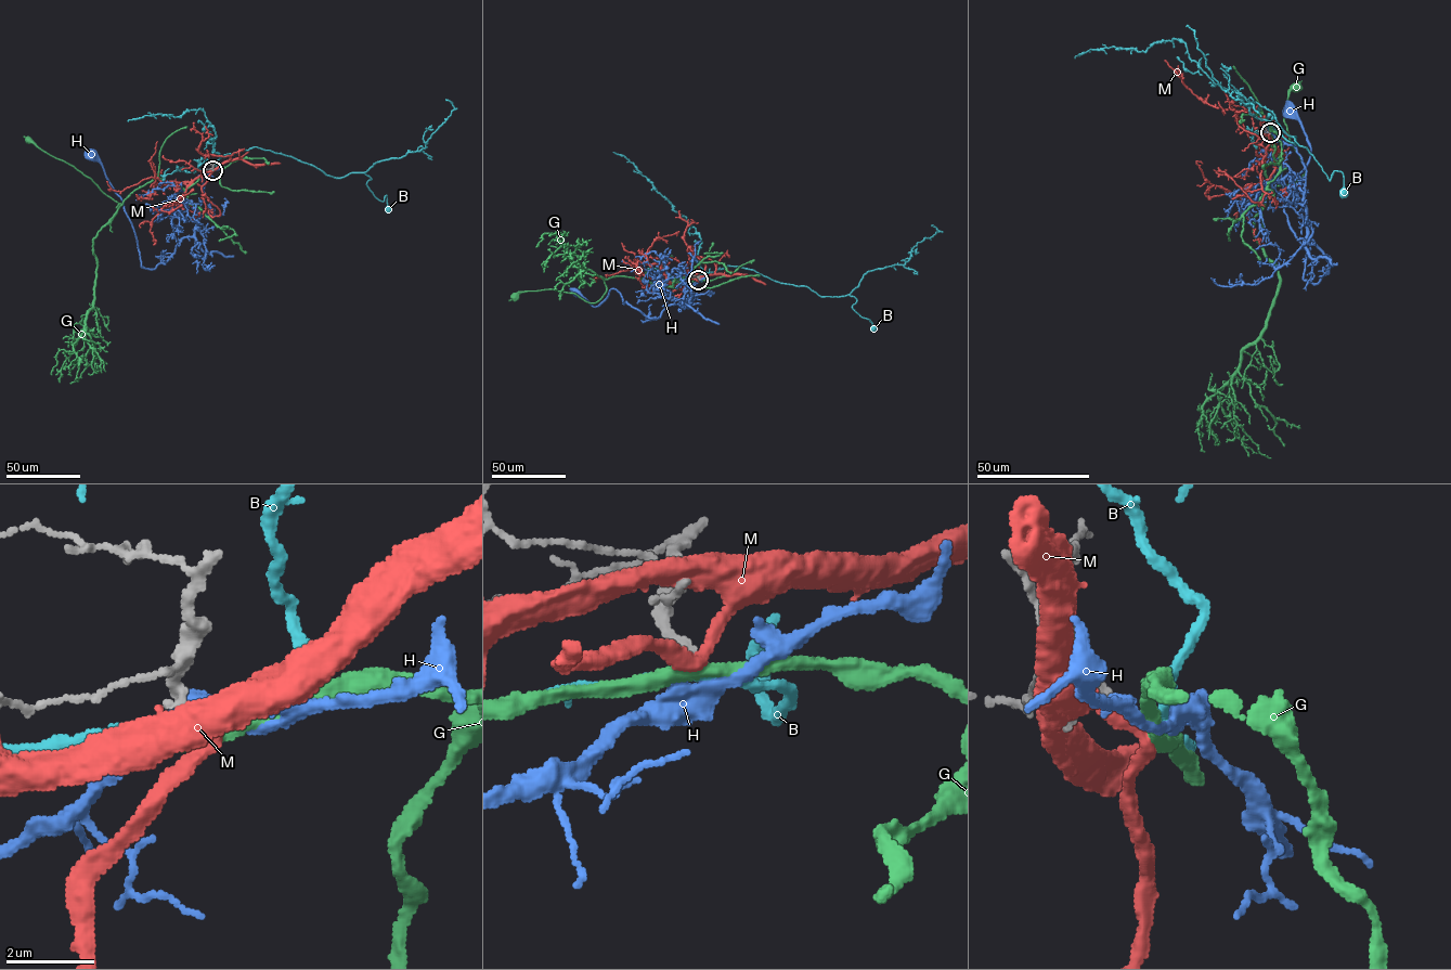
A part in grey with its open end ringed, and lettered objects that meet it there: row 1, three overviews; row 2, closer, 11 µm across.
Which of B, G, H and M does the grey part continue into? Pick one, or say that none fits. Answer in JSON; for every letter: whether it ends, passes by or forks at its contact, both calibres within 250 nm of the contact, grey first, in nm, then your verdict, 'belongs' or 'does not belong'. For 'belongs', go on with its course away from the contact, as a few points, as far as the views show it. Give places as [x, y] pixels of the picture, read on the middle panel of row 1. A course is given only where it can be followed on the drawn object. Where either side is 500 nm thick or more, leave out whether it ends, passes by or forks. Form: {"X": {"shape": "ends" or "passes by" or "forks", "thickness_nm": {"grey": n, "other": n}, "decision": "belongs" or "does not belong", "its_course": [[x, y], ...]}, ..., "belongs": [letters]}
{"B": {"shape": "passes by", "thickness_nm": {"grey": 240, "other": 240}, "decision": "does not belong"}, "G": {"shape": "passes by", "thickness_nm": {"grey": 240, "other": 320}, "decision": "does not belong"}, "H": {"shape": "passes by", "thickness_nm": {"grey": 220, "other": 440}, "decision": "belongs", "its_course": [[698, 280], [685, 287], [689, 304], [669, 305], [657, 319], [623, 304], [616, 288], [596, 307], [578, 293]]}, "M": {"shape": "passes by", "thickness_nm": {"grey": 260, "other": 300}, "decision": "does not belong"}, "belongs": ["H"]}

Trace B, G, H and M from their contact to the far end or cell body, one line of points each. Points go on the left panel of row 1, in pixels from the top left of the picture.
B: (212, 170), (222, 156), (257, 146), (335, 178), (364, 172), (376, 197), (383, 201), (386, 195), (387, 209)
G: (212, 170), (205, 171), (185, 189), (154, 178), (135, 189), (118, 207), (120, 205), (90, 178), (29, 140)
H: (212, 170), (199, 176), (204, 198), (195, 233), (183, 237), (166, 260), (146, 269), (120, 197), (92, 156)
M: (214, 170), (198, 176), (188, 186), (181, 201), (168, 206), (164, 212), (162, 210), (191, 190)

